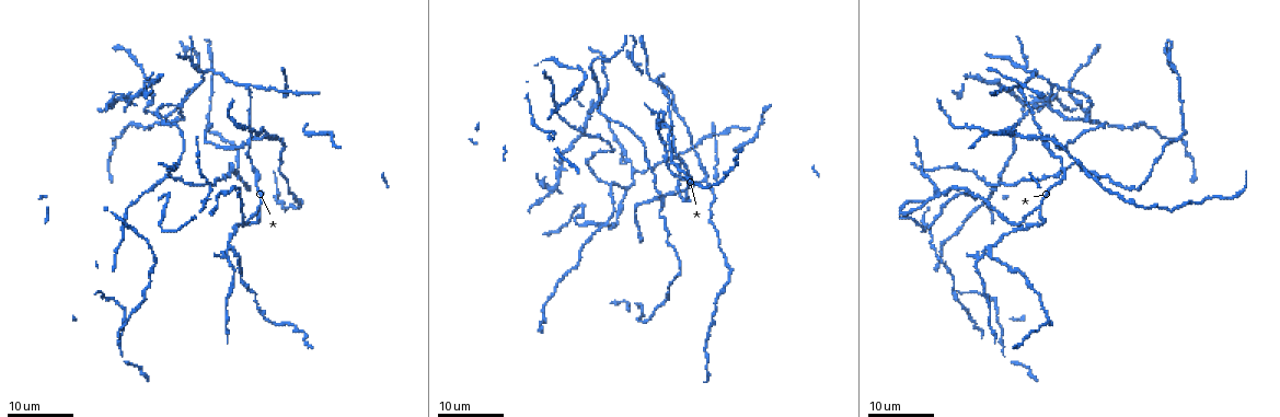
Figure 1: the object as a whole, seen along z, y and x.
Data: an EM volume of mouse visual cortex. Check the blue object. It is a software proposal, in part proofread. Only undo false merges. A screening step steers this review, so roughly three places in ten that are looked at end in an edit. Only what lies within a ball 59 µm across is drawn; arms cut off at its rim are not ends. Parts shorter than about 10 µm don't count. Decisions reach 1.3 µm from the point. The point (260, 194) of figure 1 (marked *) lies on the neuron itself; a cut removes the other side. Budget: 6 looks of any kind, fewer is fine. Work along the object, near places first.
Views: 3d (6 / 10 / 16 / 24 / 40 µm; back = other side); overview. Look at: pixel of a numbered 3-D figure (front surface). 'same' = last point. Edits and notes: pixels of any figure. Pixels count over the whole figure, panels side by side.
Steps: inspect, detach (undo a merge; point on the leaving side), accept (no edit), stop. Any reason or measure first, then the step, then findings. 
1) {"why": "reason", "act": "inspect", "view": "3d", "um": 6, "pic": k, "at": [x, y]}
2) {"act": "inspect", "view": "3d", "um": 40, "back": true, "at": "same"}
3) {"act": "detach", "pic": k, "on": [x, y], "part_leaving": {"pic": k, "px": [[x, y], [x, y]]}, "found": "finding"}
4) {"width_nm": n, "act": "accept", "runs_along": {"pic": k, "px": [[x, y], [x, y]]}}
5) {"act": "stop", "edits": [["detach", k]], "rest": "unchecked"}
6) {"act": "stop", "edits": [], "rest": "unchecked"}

{"why": "calibre changes", "act": "inspect", "view": "3d", "um": 16, "pic": 1, "at": [574, 130]}

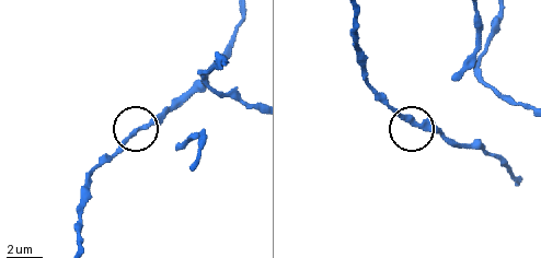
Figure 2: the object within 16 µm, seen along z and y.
{"act": "inspect", "view": "3d", "um": 10, "pic": 2, "at": [137, 129]}

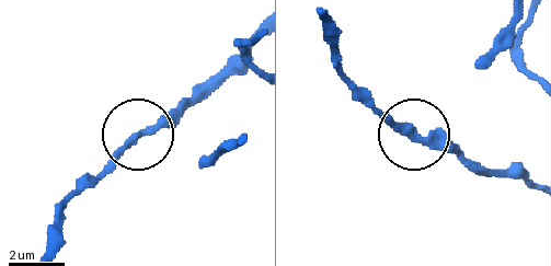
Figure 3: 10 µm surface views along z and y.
{"act": "inspect", "view": "3d", "um": 6, "pic": 3, "at": [139, 134]}

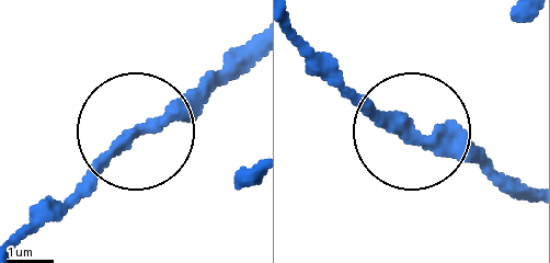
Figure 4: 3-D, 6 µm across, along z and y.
{"act": "accept", "runs_along": {"pic": 4, "px": [[522, 198], [380, 116], [324, 61]]}, "found": "all the same neuron"}

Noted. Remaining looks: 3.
{"why": "branch point", "act": "inspect", "view": "3d", "um": 16, "pic": 1, "at": [249, 86]}

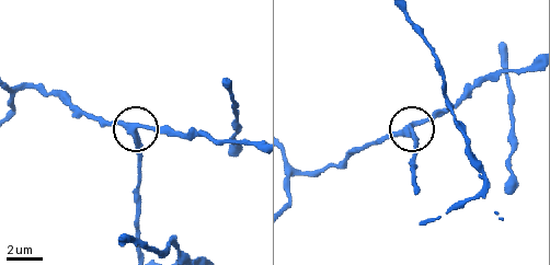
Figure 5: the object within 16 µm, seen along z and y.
{"act": "inspect", "view": "3d", "um": 10, "pic": 5, "at": [135, 126]}

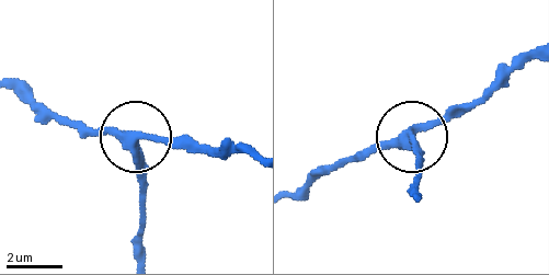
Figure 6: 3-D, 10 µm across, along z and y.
{"width_nm": 330, "act": "accept", "runs_along": {"pic": 6, "px": [[143, 256], [138, 138], [185, 136], [204, 144]]}, "found": "continuous, no second neuron"}

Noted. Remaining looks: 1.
{"act": "stop", "edits": [], "rest": "unchecked"}

